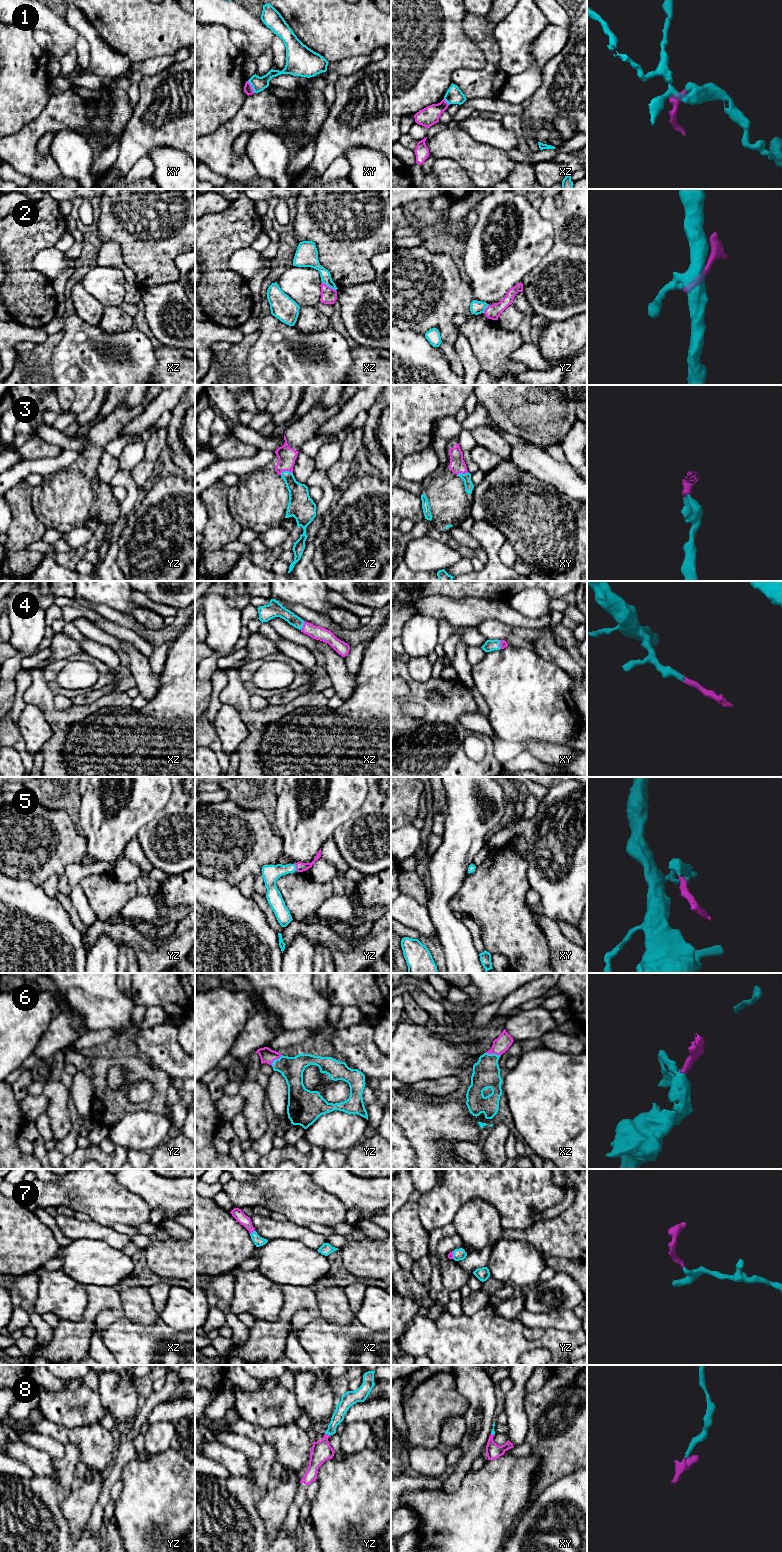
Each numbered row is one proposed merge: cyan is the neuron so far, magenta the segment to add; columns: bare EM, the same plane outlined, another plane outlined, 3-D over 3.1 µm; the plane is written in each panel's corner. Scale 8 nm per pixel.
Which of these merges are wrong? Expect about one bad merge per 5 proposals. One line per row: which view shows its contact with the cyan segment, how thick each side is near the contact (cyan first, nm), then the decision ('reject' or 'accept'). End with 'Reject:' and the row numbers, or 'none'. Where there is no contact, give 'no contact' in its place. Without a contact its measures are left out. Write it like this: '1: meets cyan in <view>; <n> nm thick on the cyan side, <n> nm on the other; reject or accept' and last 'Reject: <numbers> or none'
1: meets cyan in xy; 120 nm thick on the cyan side, 70 nm on the other; reject
2: meets cyan in xz; 100 nm thick on the cyan side, 130 nm on the other; reject
3: meets cyan in yz; 170 nm thick on the cyan side, 140 nm on the other; accept
4: meets cyan in xz; 110 nm thick on the cyan side, 110 nm on the other; accept
5: meets cyan in yz; 140 nm thick on the cyan side, 80 nm on the other; accept
6: meets cyan in xz; 220 nm thick on the cyan side, 130 nm on the other; accept
7: meets cyan in xz; 80 nm thick on the cyan side, 90 nm on the other; accept
8: meets cyan in yz; 100 nm thick on the cyan side, 160 nm on the other; accept
Reject: 1, 2

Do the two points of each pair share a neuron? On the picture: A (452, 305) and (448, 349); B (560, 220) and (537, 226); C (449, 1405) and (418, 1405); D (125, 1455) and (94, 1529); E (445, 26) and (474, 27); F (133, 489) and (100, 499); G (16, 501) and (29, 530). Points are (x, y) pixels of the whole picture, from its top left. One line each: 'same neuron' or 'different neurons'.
A: different neurons
B: different neurons
C: same neuron
D: same neuron
E: different neurons
F: different neurons
G: same neuron

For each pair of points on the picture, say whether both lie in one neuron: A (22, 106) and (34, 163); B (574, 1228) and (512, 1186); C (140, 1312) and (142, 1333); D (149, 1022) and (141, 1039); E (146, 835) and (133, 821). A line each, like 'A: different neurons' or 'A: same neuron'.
A: different neurons
B: different neurons
C: different neurons
D: different neurons
E: different neurons

